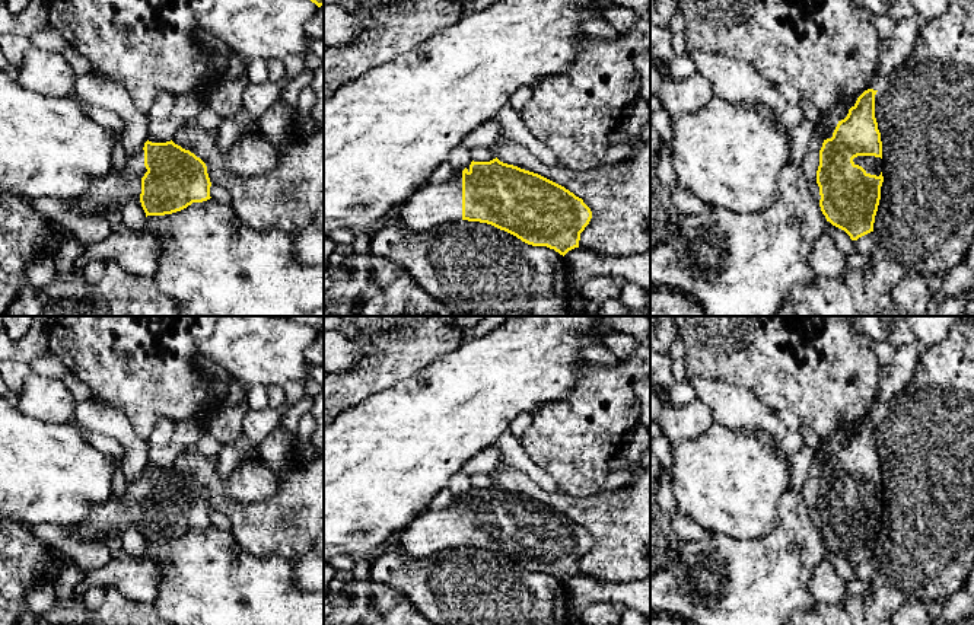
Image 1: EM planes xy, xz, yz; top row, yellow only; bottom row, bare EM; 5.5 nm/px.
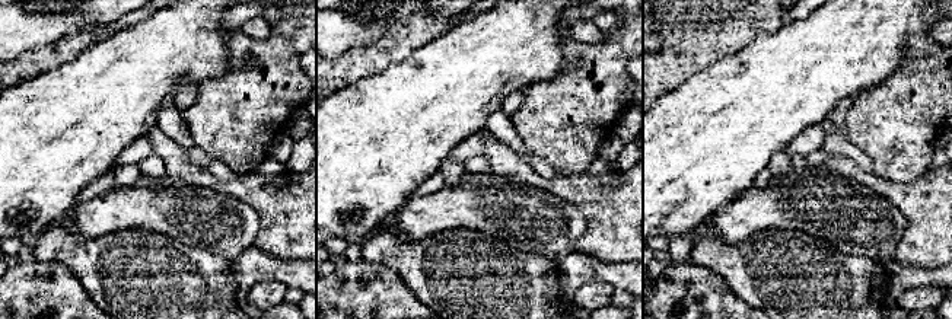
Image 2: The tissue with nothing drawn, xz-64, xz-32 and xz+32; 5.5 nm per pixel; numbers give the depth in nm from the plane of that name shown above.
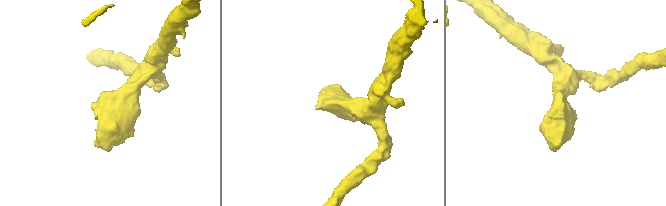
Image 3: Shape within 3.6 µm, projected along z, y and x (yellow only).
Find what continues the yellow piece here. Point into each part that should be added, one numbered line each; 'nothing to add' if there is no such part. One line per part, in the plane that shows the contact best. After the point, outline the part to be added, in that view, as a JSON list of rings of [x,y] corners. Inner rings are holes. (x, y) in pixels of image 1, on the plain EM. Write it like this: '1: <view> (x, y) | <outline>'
1: yz (872, 491) | [[[857,482],[853,485],[854,491],[862,492],[866,500],[879,503],[882,498],[882,485],[875,482]]]

